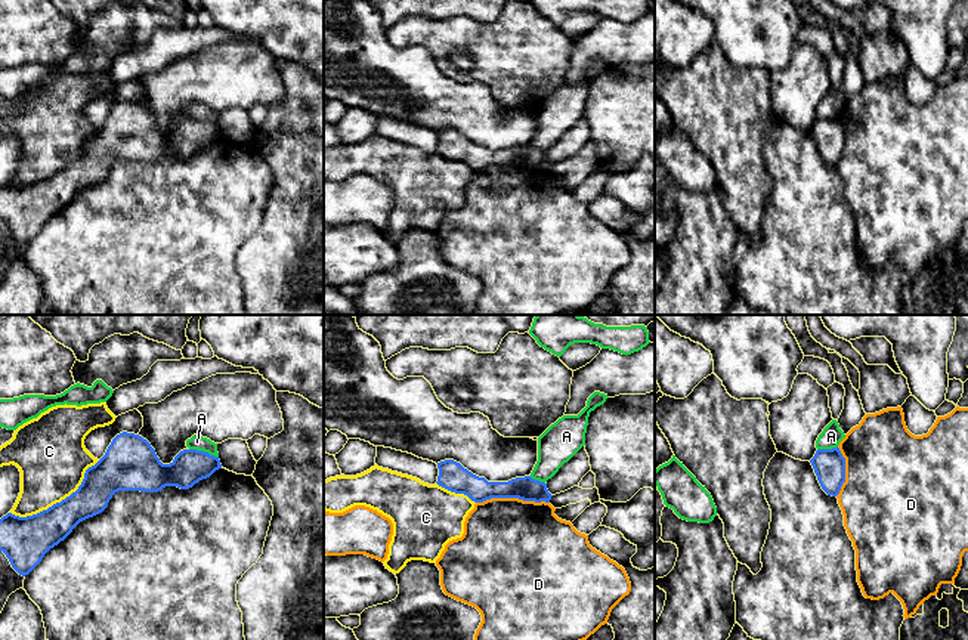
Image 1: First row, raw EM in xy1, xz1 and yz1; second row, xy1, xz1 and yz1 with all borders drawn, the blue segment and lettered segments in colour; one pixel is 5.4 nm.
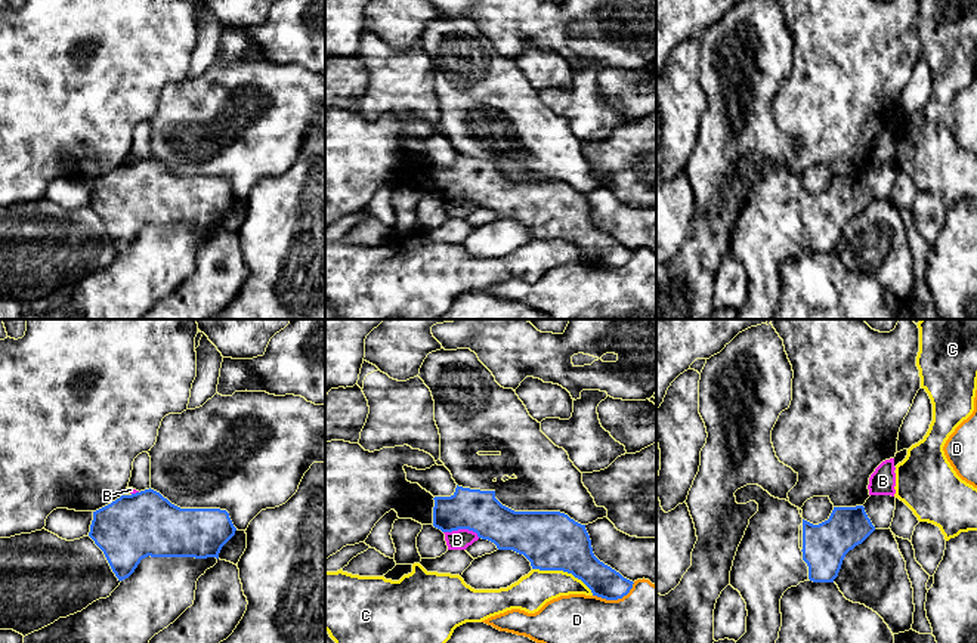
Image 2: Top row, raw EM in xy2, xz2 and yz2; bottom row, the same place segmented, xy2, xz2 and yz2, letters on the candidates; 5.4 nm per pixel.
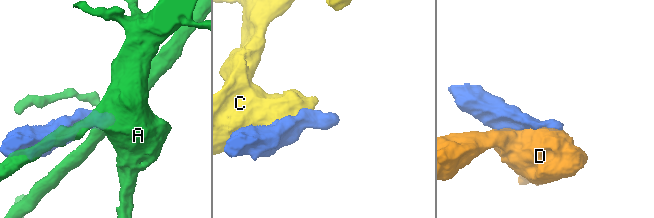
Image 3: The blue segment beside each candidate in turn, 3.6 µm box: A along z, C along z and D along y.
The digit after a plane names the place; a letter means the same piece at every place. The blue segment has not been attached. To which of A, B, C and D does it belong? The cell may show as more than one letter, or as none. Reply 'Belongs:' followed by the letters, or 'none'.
Belongs: none

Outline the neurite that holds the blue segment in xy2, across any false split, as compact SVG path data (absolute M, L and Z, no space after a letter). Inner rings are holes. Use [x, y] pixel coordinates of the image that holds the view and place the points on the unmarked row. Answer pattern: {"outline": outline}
{"outline": "M149 157L93 180L89 205L123 250L148 225L219 228L235 200L226 179L180 177Z"}

